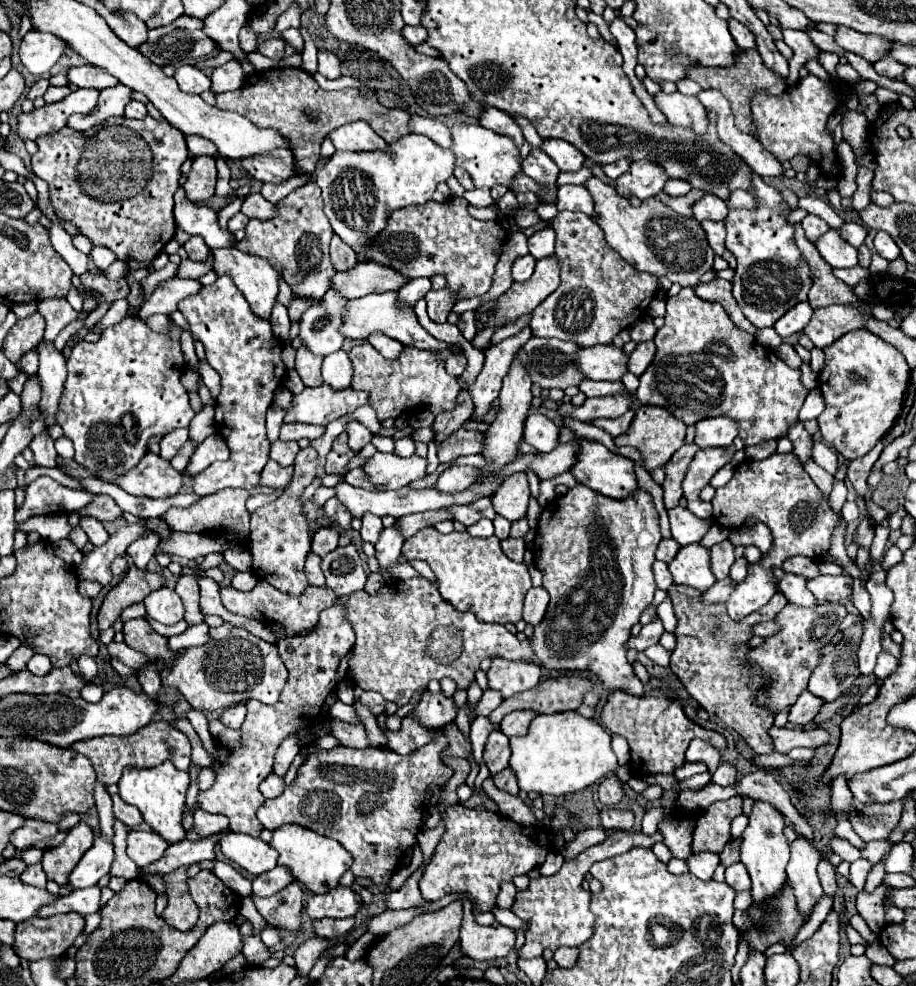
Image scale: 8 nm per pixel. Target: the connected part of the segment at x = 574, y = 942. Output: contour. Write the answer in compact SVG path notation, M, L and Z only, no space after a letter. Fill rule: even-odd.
M608 832L606 840L602 844L590 846L584 852L580 852L576 858L566 858L561 869L552 876L540 876L536 880L530 880L526 890L518 890L512 912L522 918L528 926L526 930L526 942L518 950L520 958L536 958L542 956L546 948L552 952L560 946L580 946L592 936L594 930L594 914L590 912L590 892L582 888L584 876L588 874L590 866L594 862L624 854L632 848L652 848L652 844L662 842L662 834L656 832L654 836L646 836L642 832Z

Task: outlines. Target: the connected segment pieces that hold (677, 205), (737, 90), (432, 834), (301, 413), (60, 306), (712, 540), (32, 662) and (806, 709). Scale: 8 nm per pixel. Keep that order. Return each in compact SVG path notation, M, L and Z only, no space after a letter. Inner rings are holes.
M660 192L658 194L658 198L660 200L664 200L664 204L668 204L672 210L676 210L676 212L680 212L682 216L692 216L692 204L698 200L702 196L702 192L688 192L686 196L682 196L682 198L670 198L670 196L666 196L664 192Z
M738 50L736 54L736 62L730 68L702 68L700 64L696 64L694 68L690 68L690 72L686 72L686 76L694 82L698 82L702 88L718 88L732 104L732 112L736 116L736 126L742 132L754 132L752 128L752 120L750 120L750 98L756 90L766 90L770 94L782 94L786 90L786 80L782 80L780 76L774 76L774 72L770 72L764 64L762 58L758 56L756 50Z
M440 820L438 826L434 826L434 828L424 828L424 830L418 834L418 844L420 844L422 852L424 852L424 858L430 858L430 856L432 856L434 846L438 844L442 832L444 832L444 828L442 828L442 820Z
M328 384L316 388L304 388L294 396L292 408L286 412L284 422L304 422L326 426L328 422L354 412L356 408L368 402L366 392L358 392L352 388L334 390Z
M48 298L38 302L38 312L48 322L48 340L54 340L60 330L78 316L78 312L68 304L68 300L60 298Z
M714 524L714 526L708 530L708 534L700 540L700 544L706 546L706 548L712 548L716 542L726 540L728 536L730 536L730 530L728 530L728 528L724 528L724 526L720 526L720 524Z
M34 654L30 660L28 660L28 666L26 666L32 674L36 676L46 676L50 670L52 670L52 664L48 660L48 656L42 656L42 654Z
M802 692L802 696L798 696L796 704L792 706L790 710L790 716L788 720L792 724L798 724L798 726L804 726L804 724L810 724L814 720L814 716L820 712L824 700L818 700L812 692Z

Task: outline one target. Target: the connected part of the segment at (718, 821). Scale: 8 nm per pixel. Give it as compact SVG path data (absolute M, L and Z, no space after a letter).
M740 796L712 802L702 814L694 818L694 832L692 832L692 852L714 852L720 854L728 844L730 836L730 822L732 818L742 814Z

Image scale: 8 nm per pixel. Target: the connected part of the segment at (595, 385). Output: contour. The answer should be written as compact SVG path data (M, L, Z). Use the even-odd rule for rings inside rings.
M584 380L580 384L580 392L586 398L600 398L600 396L610 396L616 392L626 392L622 382L596 382L596 380Z

